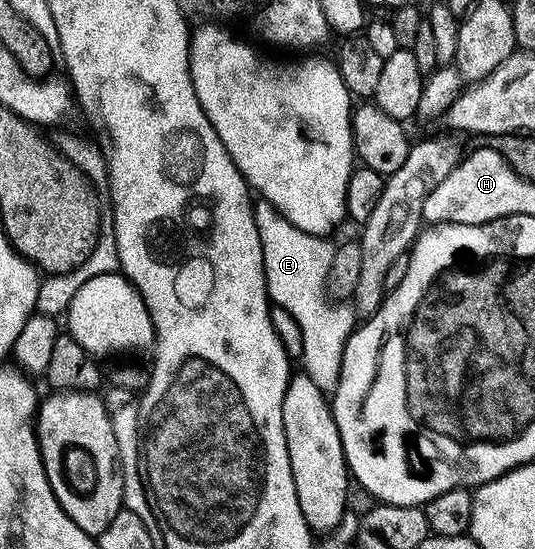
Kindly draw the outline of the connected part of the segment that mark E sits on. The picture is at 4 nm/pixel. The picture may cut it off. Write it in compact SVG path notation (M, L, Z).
M263 199L255 202L254 219L258 223L258 239L262 239L264 274L271 304L281 305L300 328L300 353L304 356L302 372L314 379L314 384L324 394L331 395L338 387L348 337L358 324L353 306L337 303L330 296L328 276L336 245L324 238L327 236L294 227L279 209Z

